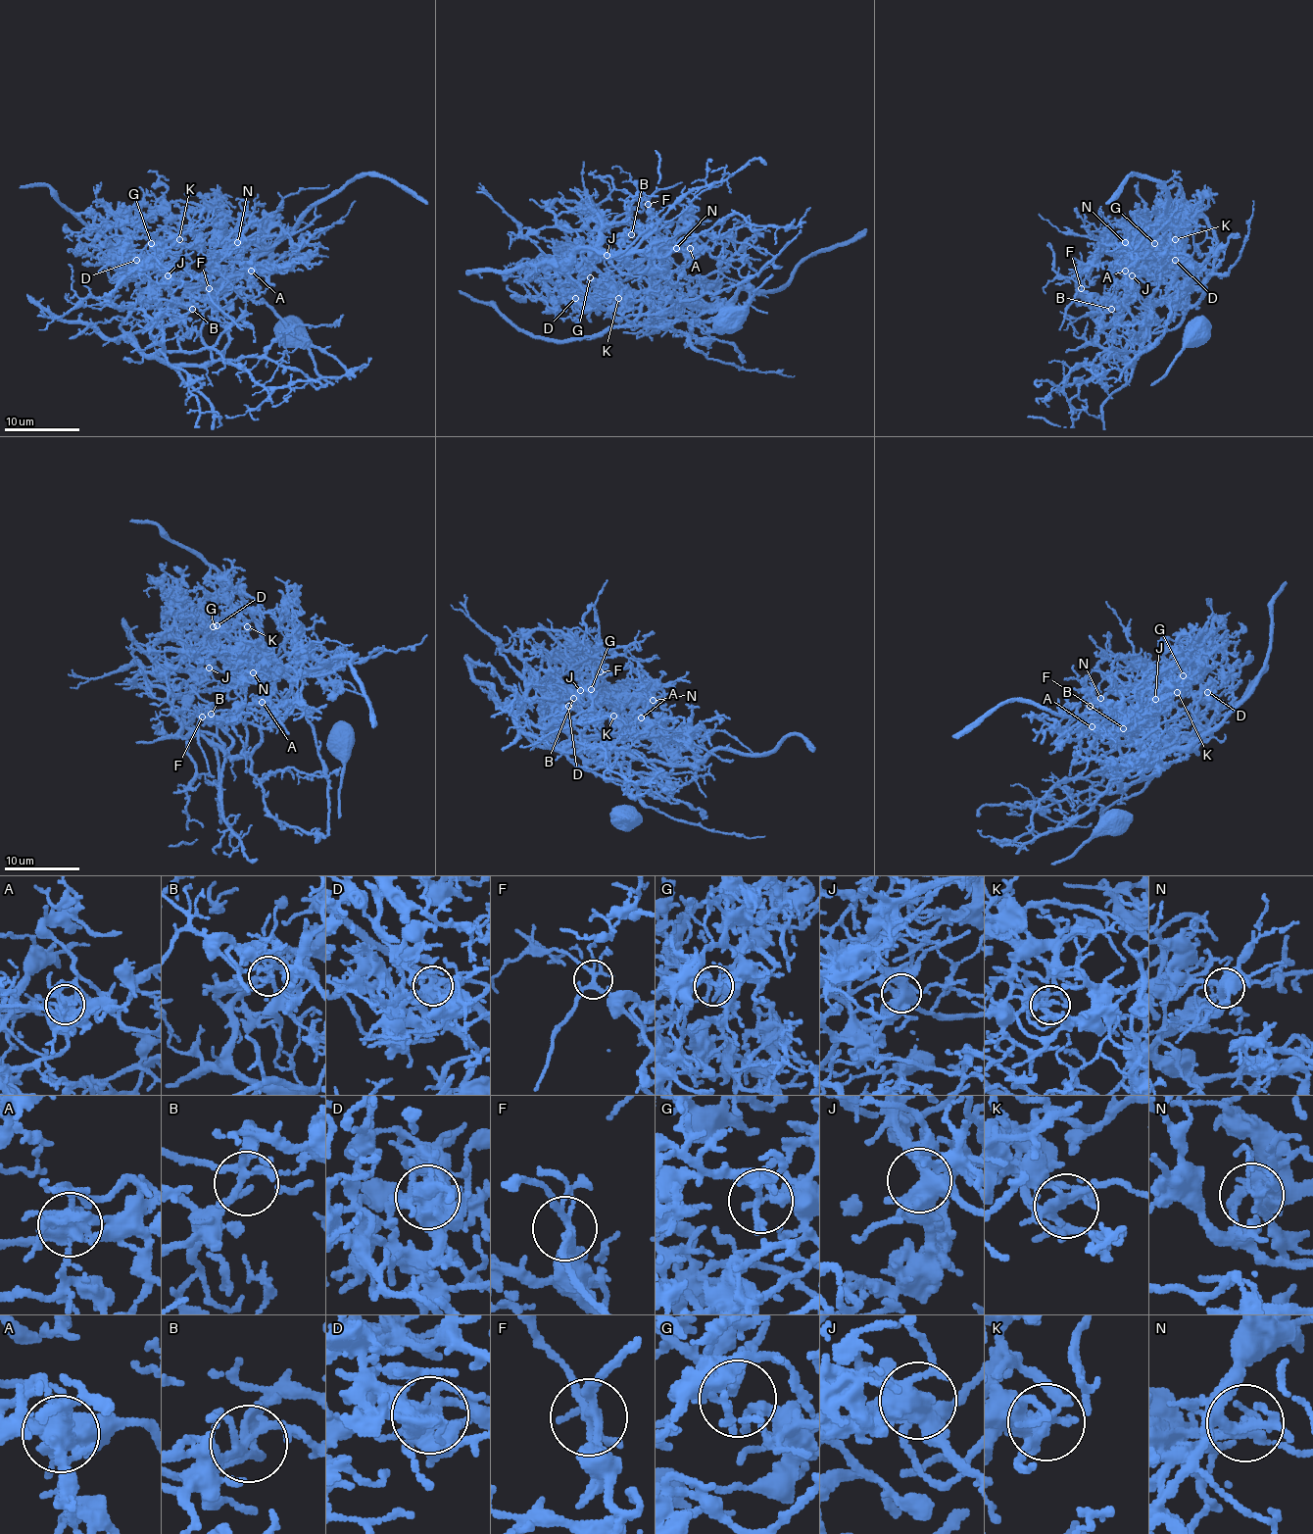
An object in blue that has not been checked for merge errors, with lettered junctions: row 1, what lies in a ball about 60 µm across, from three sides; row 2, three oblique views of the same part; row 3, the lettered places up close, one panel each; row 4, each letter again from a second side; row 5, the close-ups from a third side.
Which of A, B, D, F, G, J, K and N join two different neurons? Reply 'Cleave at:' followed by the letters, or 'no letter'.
Cleave at: A, N

